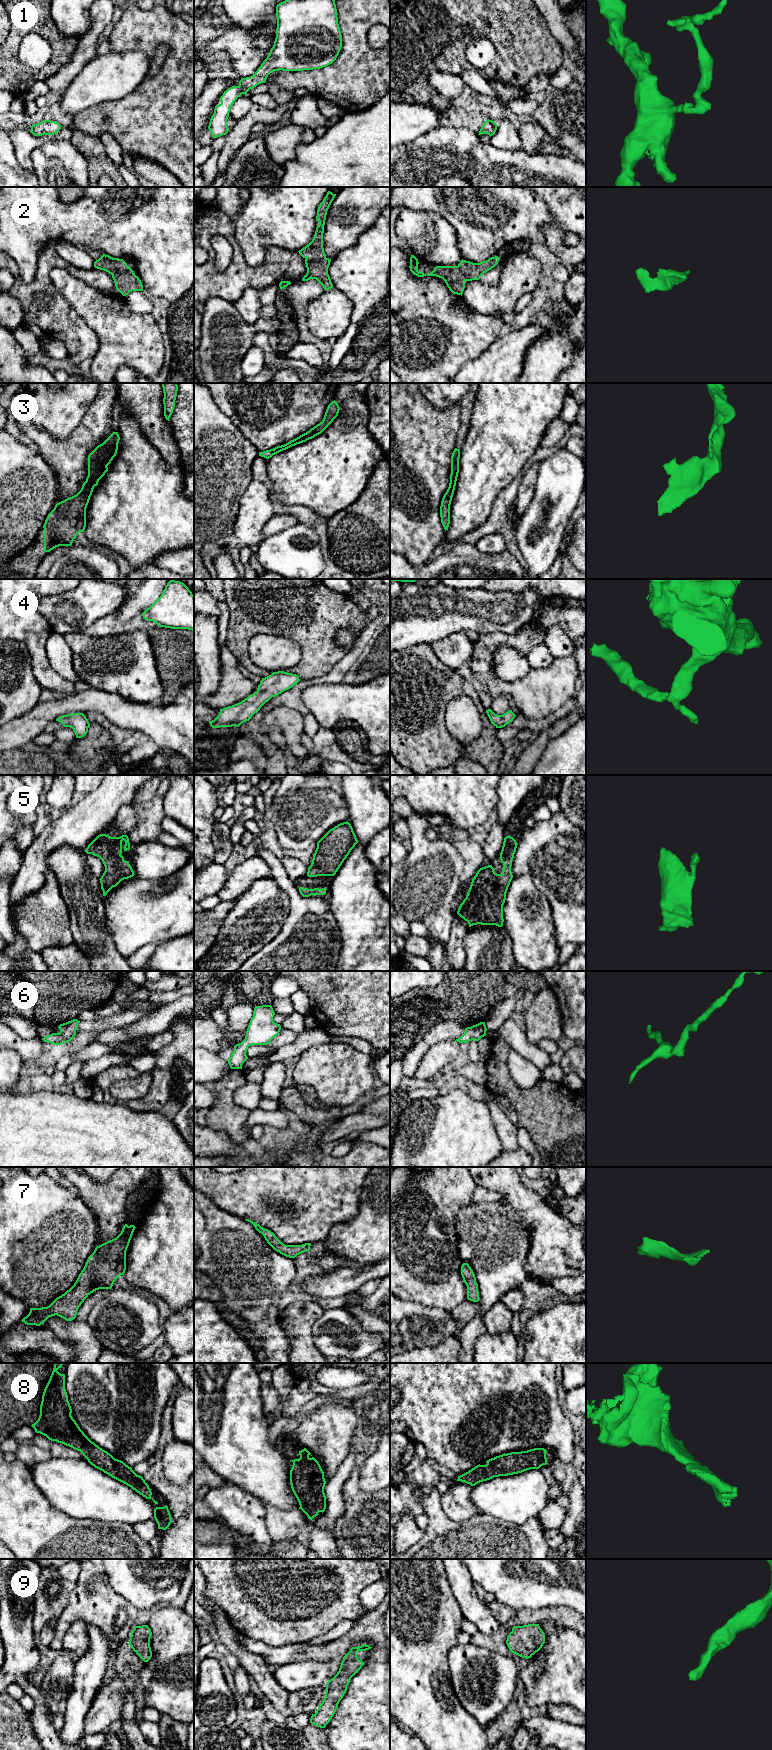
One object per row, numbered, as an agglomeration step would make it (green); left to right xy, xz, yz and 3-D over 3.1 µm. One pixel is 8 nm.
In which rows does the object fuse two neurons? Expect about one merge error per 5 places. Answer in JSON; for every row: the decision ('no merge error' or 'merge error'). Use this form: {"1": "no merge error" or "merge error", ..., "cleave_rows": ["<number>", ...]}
{"1": "no merge error", "2": "no merge error", "3": "no merge error", "4": "no merge error", "5": "no merge error", "6": "no merge error", "7": "no merge error", "8": "no merge error", "9": "no merge error", "cleave_rows": []}

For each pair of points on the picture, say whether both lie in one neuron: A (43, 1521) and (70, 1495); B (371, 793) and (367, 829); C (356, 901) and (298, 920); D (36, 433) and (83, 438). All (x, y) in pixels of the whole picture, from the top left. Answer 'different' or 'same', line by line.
A: different
B: same
C: different
D: same

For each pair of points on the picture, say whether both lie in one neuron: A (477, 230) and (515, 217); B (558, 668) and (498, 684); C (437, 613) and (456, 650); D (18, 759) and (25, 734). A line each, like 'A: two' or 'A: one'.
A: one
B: one
C: two
D: two

